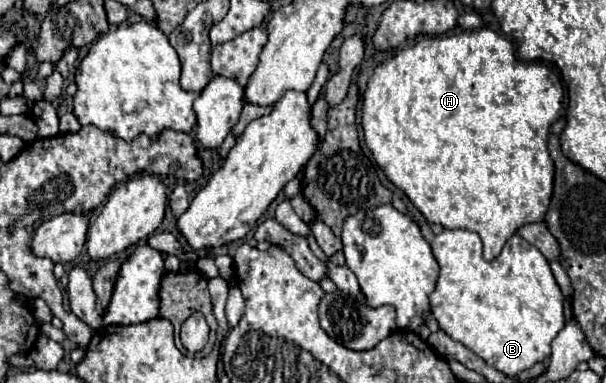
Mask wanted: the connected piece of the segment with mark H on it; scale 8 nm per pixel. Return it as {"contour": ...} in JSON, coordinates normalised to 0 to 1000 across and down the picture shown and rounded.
{"contour":[[[781,76],[781,81],[757,81],[757,86],[738,86],[724,97],[701,97],[688,107],[682,123],[665,128],[652,149],[632,159],[619,175],[616,196],[606,211],[606,232],[599,243],[599,274],[596,274],[596,326],[602,347],[602,379],[616,399],[622,431],[632,441],[639,467],[662,493],[678,530],[701,561],[708,582],[731,587],[734,598],[771,598],[790,608],[800,640],[800,676],[820,676],[833,629],[866,582],[896,577],[899,551],[906,540],[909,499],[913,499],[913,420],[903,394],[903,352],[909,321],[919,311],[922,290],[929,279],[929,217],[913,175],[899,164],[863,164],[847,138],[847,112],[833,102],[830,91],[810,81],[810,76]]]}

